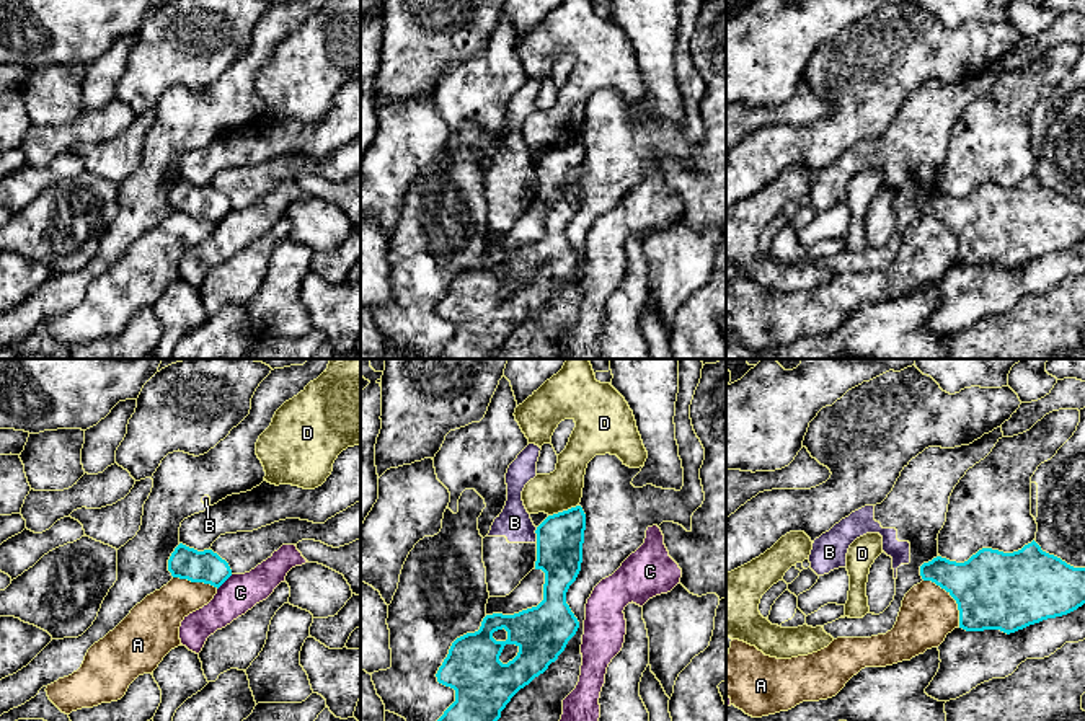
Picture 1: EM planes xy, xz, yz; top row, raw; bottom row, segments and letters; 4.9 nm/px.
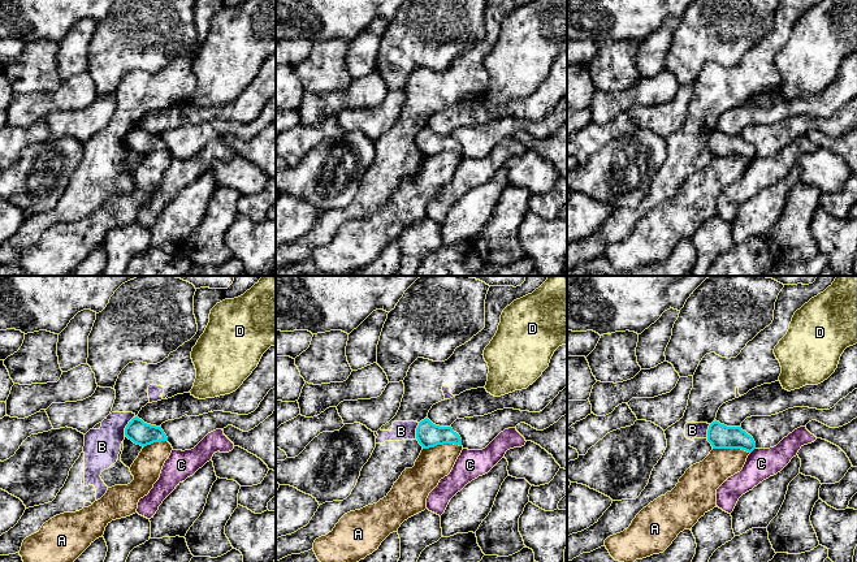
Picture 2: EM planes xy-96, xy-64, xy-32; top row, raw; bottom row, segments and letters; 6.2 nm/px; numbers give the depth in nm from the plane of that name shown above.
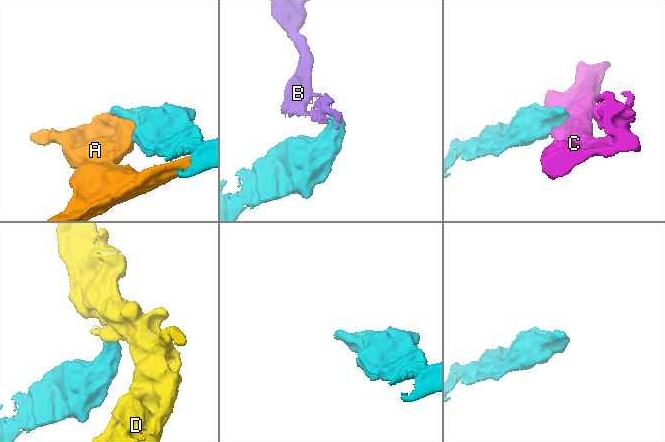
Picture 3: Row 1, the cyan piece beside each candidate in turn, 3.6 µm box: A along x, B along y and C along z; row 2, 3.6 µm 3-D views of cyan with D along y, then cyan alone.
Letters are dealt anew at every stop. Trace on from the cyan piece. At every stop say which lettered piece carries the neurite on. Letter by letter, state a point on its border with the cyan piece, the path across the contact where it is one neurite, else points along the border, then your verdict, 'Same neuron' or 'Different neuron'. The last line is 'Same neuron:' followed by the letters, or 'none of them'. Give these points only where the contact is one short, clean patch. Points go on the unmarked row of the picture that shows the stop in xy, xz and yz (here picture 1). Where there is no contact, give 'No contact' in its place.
A: Touches cyan at yz (953, 232). Different neuron
B: Touches cyan at xz (537, 170). Boundary: xz (537, 162), (535, 176). Different neuron
C: Touches cyan at xy (224, 216). Different neuron
D: Touches cyan at xz (563, 145). Boundary: xz (578, 139), (549, 150). Different neuron
Same neuron: none of them

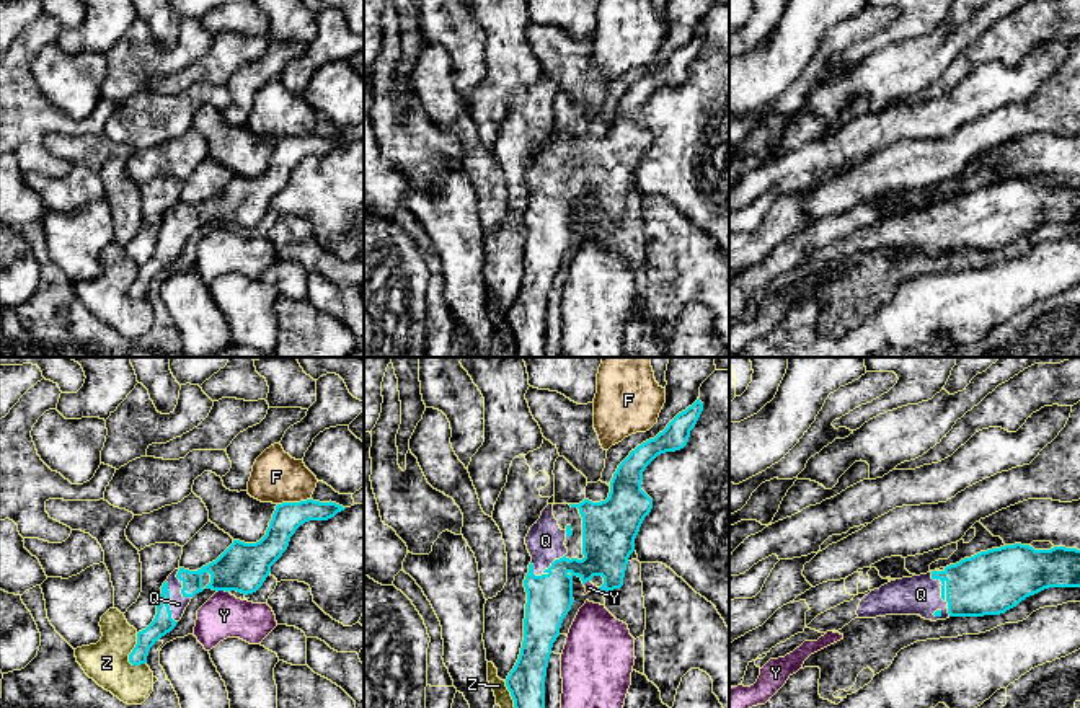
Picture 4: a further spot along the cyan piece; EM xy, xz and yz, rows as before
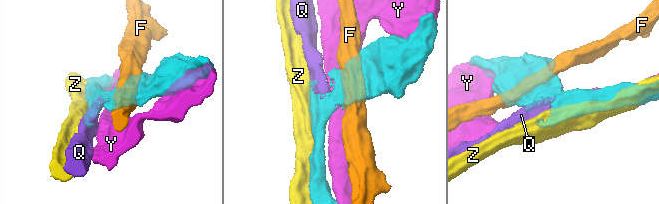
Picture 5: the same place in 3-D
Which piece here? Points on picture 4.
F: Touches cyan at xy (292, 137). Different neuron
Q: Touches cyan at yz (942, 227). Same neuron
Y: Touches cyan at xy (222, 224). Different neuron
Z: Touches cyan at xy (132, 284). Different neuron
Same neuron: Q

